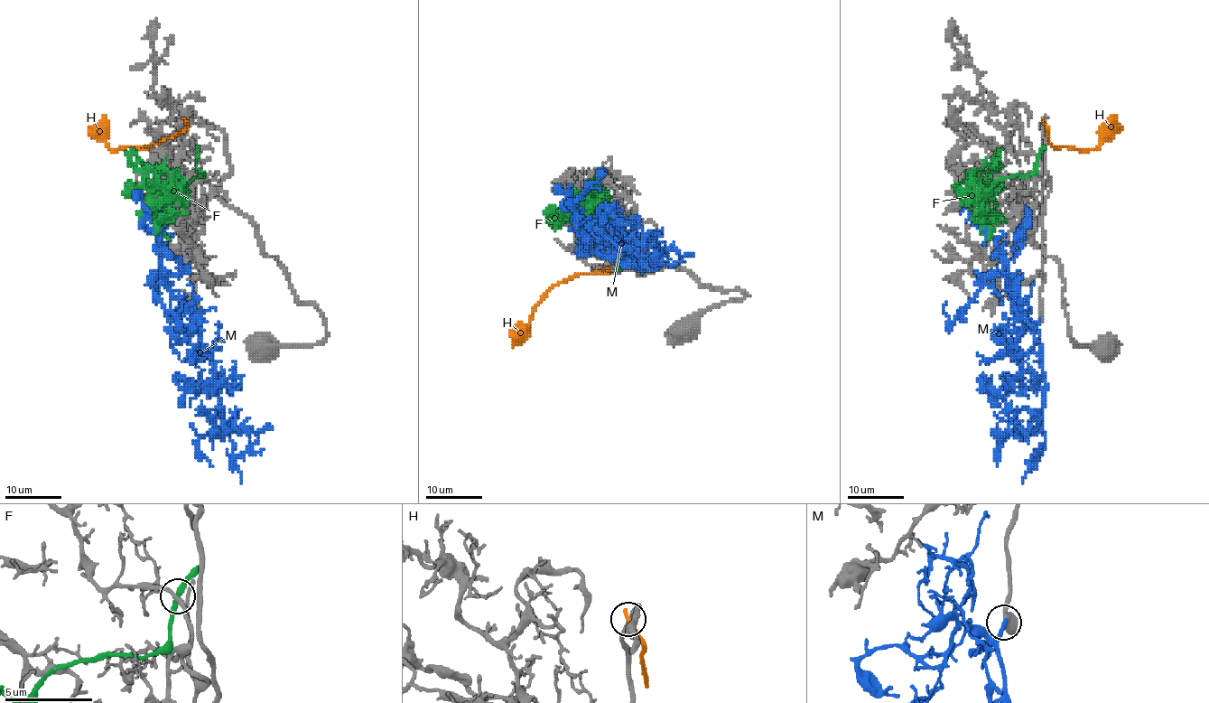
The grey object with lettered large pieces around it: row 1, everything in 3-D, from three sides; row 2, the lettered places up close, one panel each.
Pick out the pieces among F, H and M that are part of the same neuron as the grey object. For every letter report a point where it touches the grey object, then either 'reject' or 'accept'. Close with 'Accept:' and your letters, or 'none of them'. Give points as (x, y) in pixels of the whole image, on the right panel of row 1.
F: meets grey at (1037, 156); reject
H: meets grey at (1043, 121); reject
M: meets grey at (1039, 319); accept
Accept: M

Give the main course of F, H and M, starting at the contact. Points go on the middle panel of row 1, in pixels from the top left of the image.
F: (619, 262), (625, 254), (626, 242), (607, 217), (587, 217), (570, 213), (558, 221), (551, 219), (555, 229)
H: (607, 268), (603, 272), (582, 272), (548, 289), (534, 308), (525, 341)
M: (622, 264), (592, 252), (600, 254), (603, 247), (581, 229), (582, 219), (565, 203), (570, 194), (555, 187)

